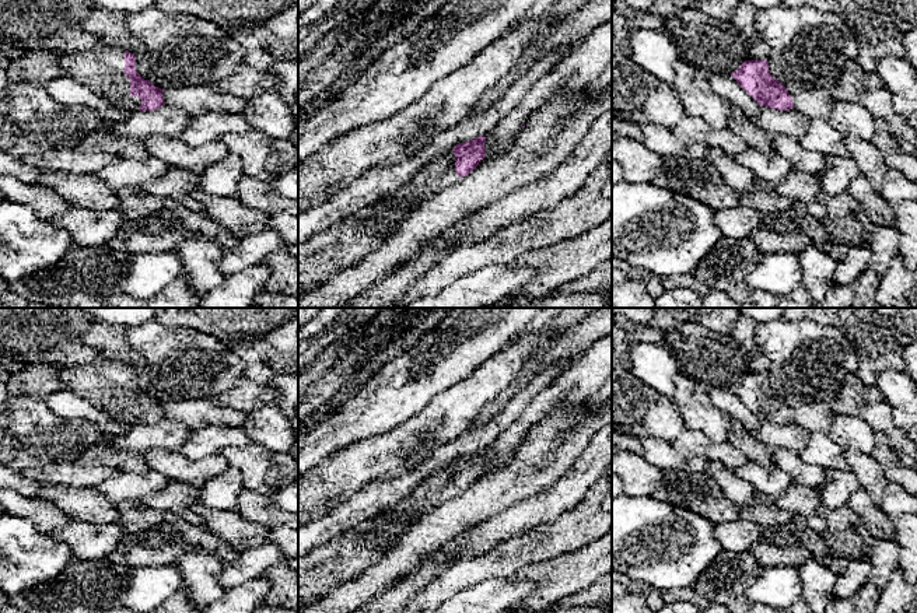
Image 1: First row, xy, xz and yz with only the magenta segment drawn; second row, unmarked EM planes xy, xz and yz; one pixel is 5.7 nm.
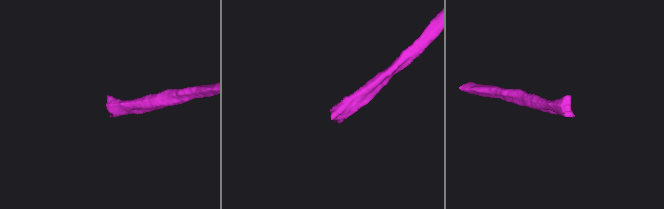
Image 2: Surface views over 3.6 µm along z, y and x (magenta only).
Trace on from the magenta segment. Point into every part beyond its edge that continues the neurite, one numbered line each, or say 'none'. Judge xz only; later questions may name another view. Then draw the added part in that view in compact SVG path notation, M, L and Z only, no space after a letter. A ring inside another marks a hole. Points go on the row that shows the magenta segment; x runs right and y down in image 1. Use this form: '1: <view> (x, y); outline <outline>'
1: xz (434, 178); outline M454 151L434 157L409 183L395 189L392 193L381 197L375 206L381 203L395 203L402 199L413 199L420 195L416 209L423 207L424 199L428 196L440 196L448 185L454 185L462 179L455 171Z

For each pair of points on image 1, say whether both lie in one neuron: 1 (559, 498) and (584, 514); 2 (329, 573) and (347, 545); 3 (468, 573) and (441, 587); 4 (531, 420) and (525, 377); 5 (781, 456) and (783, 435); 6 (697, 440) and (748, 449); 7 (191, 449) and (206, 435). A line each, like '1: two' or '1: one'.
1: two
2: one
3: one
4: two
5: two
6: two
7: one

